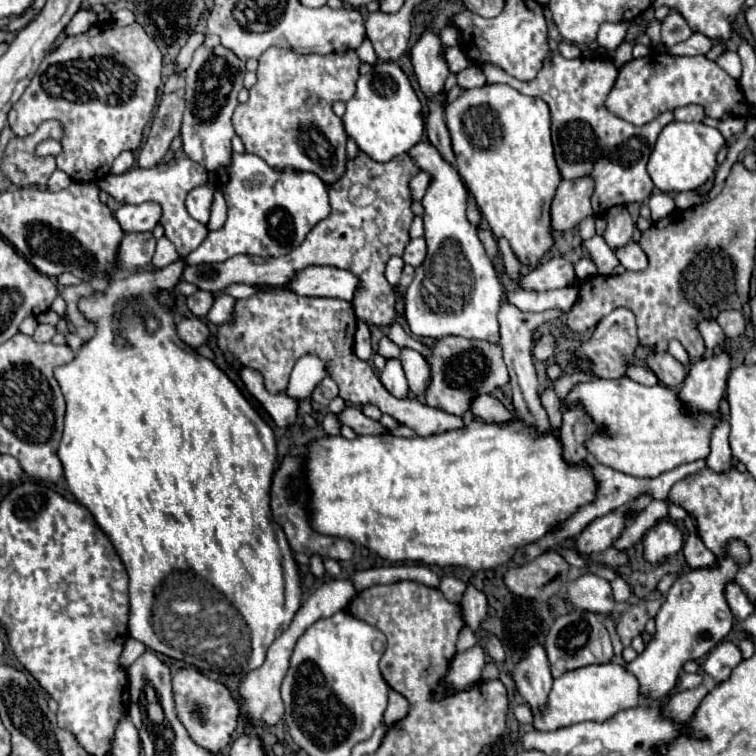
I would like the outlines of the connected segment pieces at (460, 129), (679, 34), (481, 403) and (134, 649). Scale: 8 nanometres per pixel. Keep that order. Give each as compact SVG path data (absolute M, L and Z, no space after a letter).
M484 85L478 89L464 89L452 103L446 105L446 125L452 137L456 169L470 195L476 199L490 231L496 237L506 237L522 263L536 263L552 245L550 203L558 183L562 181L550 141L548 105L538 97L518 93L510 85Z
M668 13L668 17L662 21L662 43L666 47L686 41L690 35L692 35L692 29L688 27L688 23L680 13Z
M480 395L472 401L472 409L470 409L478 419L486 421L486 423L506 423L514 419L514 413L510 409L506 409L498 399L494 399L492 395Z
M128 639L126 641L126 645L124 645L124 651L122 651L122 657L120 657L120 665L122 665L122 669L128 669L142 653L146 651L146 647L144 647L144 643L140 643L140 641L136 641L136 639Z

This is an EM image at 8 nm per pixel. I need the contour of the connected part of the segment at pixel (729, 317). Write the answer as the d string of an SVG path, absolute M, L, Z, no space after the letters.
M722 311L716 321L730 339L736 339L736 337L744 335L746 325L748 325L748 319L740 311Z

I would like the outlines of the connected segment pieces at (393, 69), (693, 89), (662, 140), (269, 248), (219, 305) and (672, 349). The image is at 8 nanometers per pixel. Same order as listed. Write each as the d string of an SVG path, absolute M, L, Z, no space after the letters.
M376 63L366 75L360 75L358 89L354 97L346 103L346 113L342 115L342 125L346 135L374 161L390 161L396 155L406 153L412 145L422 139L424 119L422 105L396 63Z
M650 53L646 57L632 59L620 69L616 85L606 99L606 107L614 115L634 125L646 125L660 113L674 111L692 103L702 105L706 115L714 119L722 117L724 113L732 117L750 115L750 105L744 97L744 91L740 89L738 79L732 79L722 67L718 67L704 55L674 57L668 53Z
M668 123L650 155L648 173L662 193L694 191L704 187L716 173L716 155L722 149L722 133L702 123Z
M232 153L228 179L226 189L222 189L228 205L226 225L218 231L210 231L200 247L184 259L186 265L222 263L240 253L284 257L306 239L316 223L330 215L328 189L314 173L294 169L274 171L258 155Z
M220 293L210 309L210 313L206 315L206 319L212 323L212 325L224 325L224 323L234 323L234 303L236 299L226 295L226 293Z
M672 339L672 341L670 341L670 347L668 347L668 353L670 353L672 357L676 357L682 365L690 365L690 357L688 357L688 353L686 353L686 349L682 347L680 341Z

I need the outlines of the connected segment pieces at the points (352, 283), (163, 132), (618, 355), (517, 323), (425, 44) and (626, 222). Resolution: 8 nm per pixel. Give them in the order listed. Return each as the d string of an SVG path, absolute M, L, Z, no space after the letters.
M306 267L296 273L288 283L296 295L306 297L334 297L352 301L360 289L360 281L354 273L338 267Z
M168 93L160 97L148 139L138 155L138 167L154 167L162 161L164 153L170 149L172 139L180 135L184 105L186 103L180 93Z
M614 309L610 315L606 315L598 325L596 331L588 341L584 341L576 349L578 357L578 369L588 375L596 375L602 379L620 379L626 375L626 369L630 365L630 359L634 357L634 351L638 347L638 337L636 337L636 321L634 313L630 309Z
M504 303L500 313L498 313L498 323L500 323L500 345L504 349L504 361L510 371L510 385L512 385L512 399L514 399L514 413L524 421L526 427L536 427L538 437L550 431L550 419L546 409L540 403L540 393L538 393L538 379L536 371L532 365L532 343L534 343L534 331L550 321L560 317L563 312L560 309L546 310L544 313L522 313L510 303Z
M432 27L418 37L416 45L412 47L412 65L420 83L422 93L432 97L434 93L444 89L444 81L448 77L448 63L444 61L446 45L442 45L438 33Z
M612 207L604 219L608 221L608 229L604 233L604 239L610 249L620 249L634 241L634 223L630 219L630 213L626 207Z

